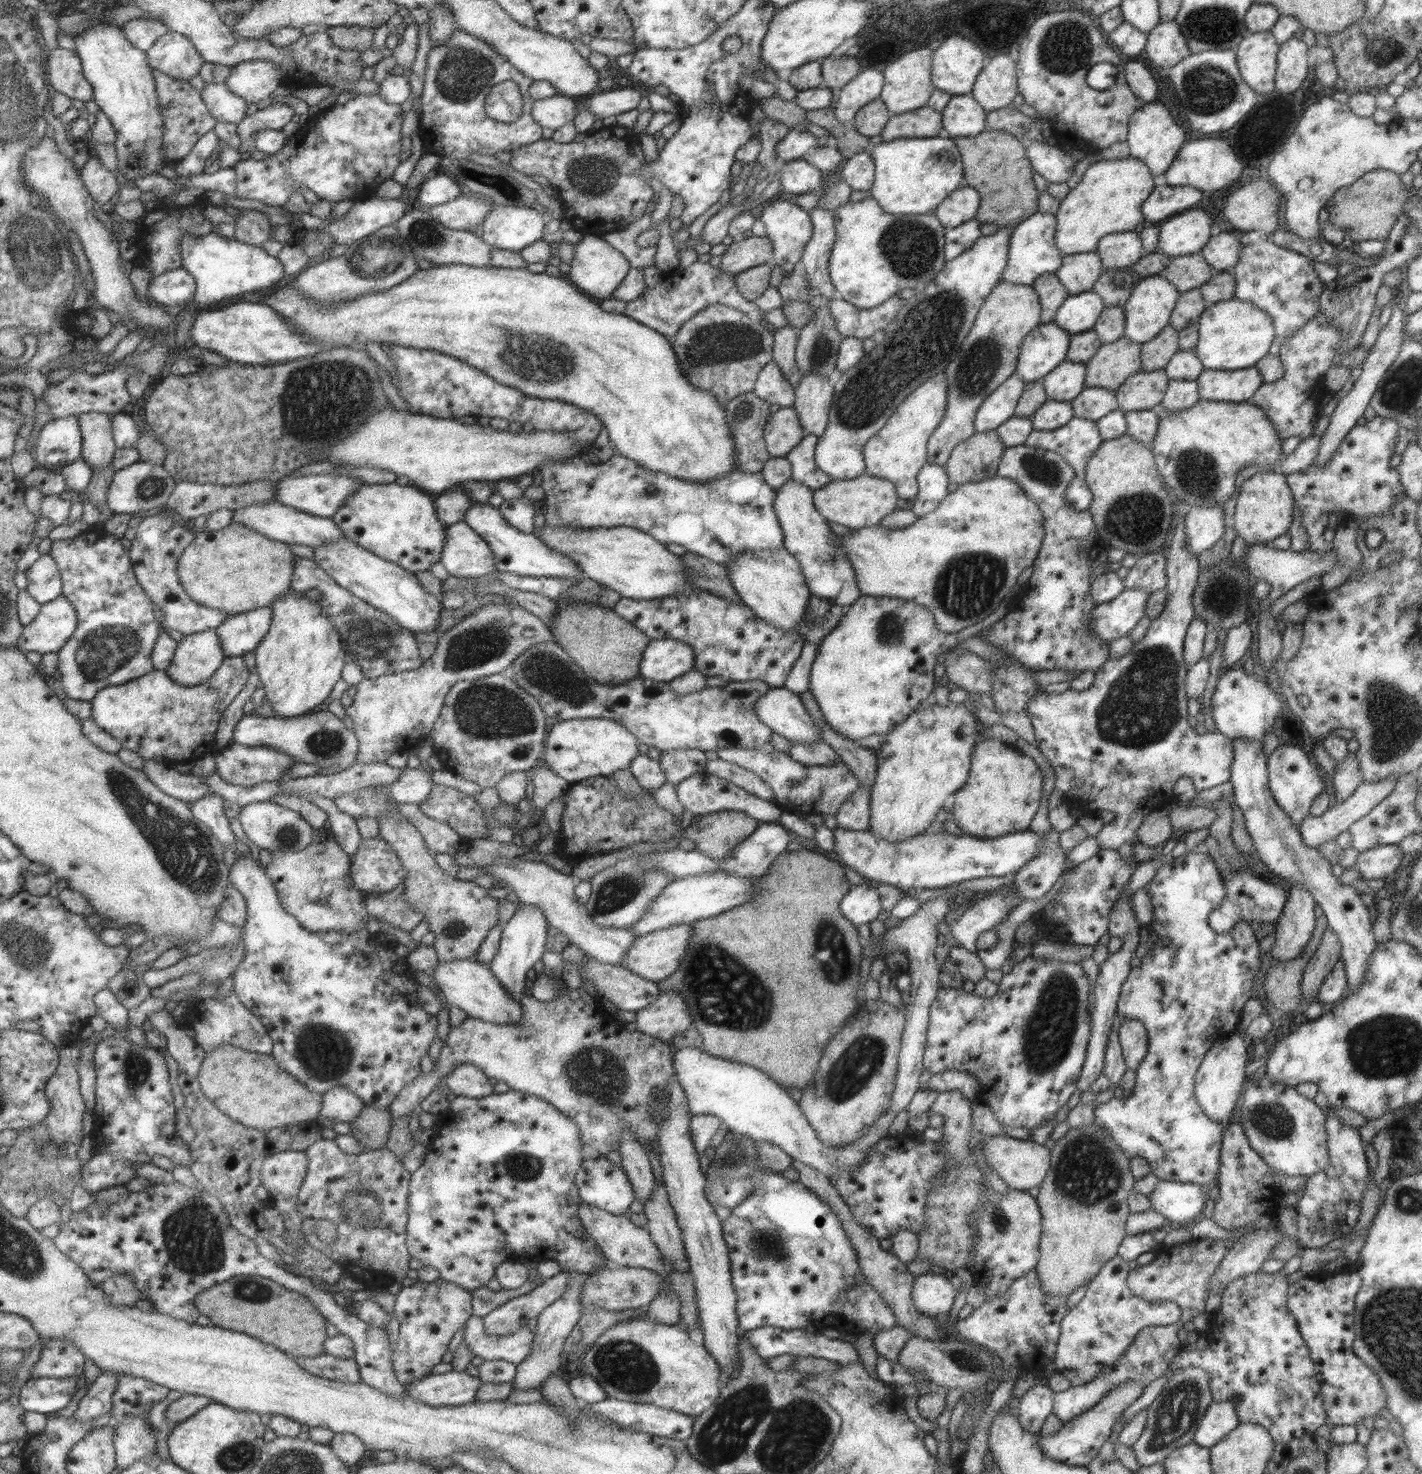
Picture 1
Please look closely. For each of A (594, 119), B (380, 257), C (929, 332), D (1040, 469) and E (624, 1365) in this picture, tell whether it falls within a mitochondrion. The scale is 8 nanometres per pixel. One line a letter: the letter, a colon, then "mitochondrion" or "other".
A: other
B: mitochondrion
C: mitochondrion
D: mitochondrion
E: mitochondrion

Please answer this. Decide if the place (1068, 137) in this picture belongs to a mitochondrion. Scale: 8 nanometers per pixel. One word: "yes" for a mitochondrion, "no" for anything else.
no

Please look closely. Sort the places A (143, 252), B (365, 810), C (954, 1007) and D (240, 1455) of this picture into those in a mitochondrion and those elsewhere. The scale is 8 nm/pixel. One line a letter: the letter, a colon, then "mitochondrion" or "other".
A: other
B: other
C: other
D: mitochondrion

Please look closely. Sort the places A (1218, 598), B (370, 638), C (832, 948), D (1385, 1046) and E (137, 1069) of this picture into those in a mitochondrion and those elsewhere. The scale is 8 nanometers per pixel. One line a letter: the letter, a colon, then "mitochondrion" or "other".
A: mitochondrion
B: mitochondrion
C: mitochondrion
D: mitochondrion
E: mitochondrion

